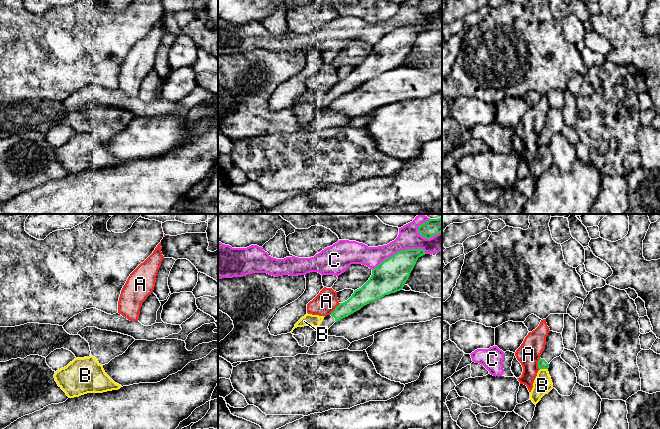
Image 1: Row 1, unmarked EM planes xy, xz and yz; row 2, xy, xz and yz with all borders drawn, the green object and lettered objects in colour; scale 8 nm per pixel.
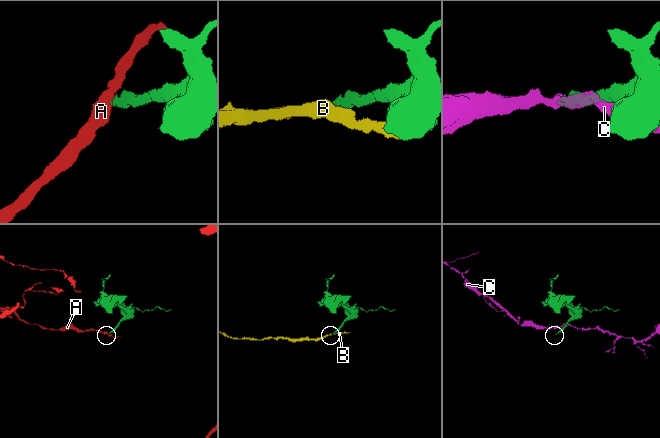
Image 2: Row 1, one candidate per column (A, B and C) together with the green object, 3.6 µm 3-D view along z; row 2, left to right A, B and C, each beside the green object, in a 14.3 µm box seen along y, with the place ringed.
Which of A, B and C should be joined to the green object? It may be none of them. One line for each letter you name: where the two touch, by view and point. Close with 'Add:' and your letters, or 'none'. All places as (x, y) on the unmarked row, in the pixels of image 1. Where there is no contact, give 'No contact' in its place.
Add: none

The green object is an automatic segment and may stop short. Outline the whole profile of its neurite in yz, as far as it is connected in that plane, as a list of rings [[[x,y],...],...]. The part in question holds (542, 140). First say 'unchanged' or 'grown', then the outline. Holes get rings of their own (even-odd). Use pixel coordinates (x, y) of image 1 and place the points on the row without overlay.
grown | [[[550,107],[546,113],[545,125],[538,137],[538,144],[548,145],[550,138],[561,132],[564,126],[563,114],[561,109]]]

